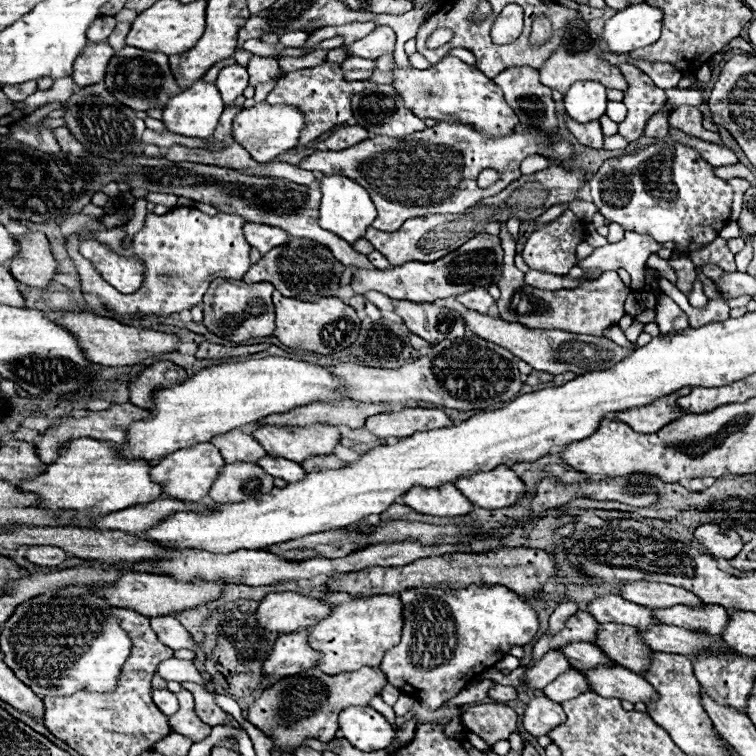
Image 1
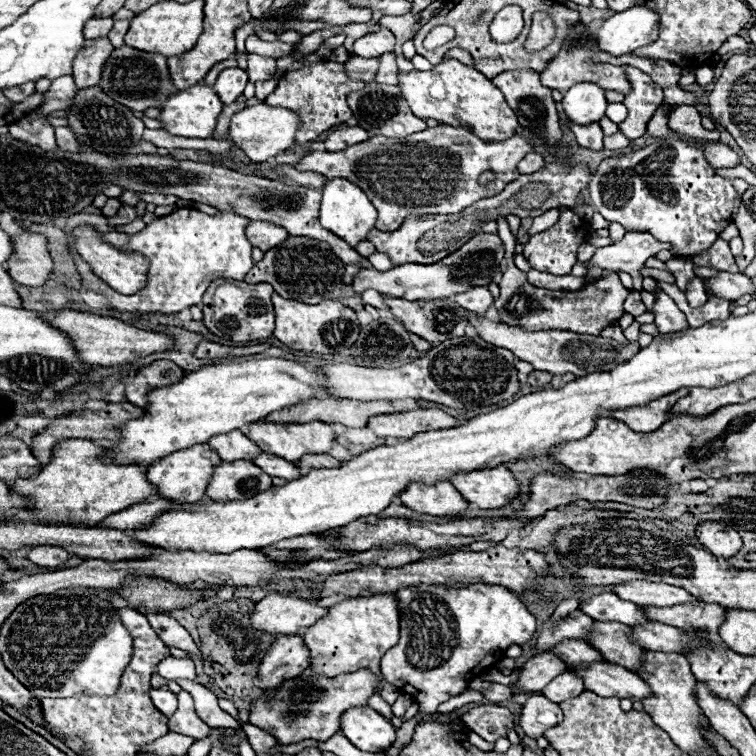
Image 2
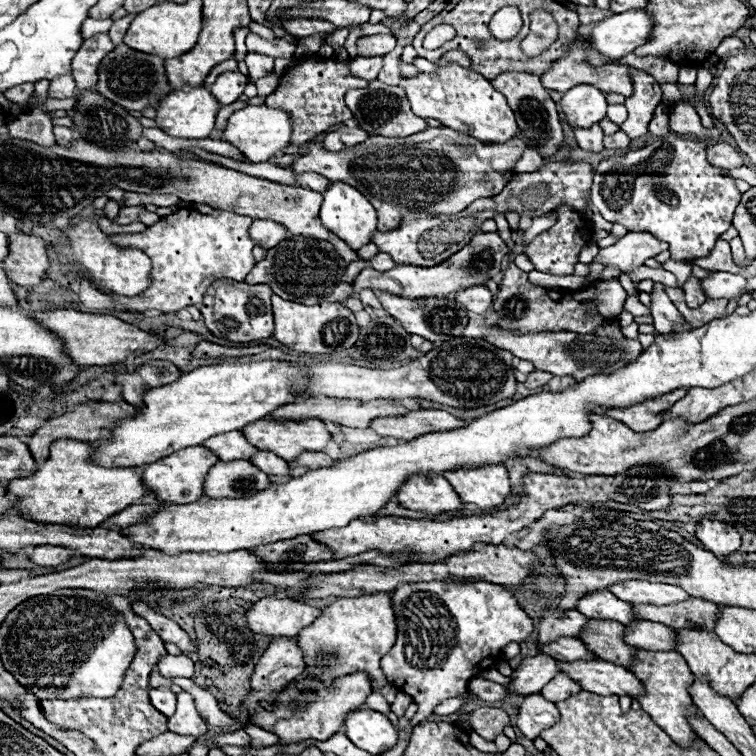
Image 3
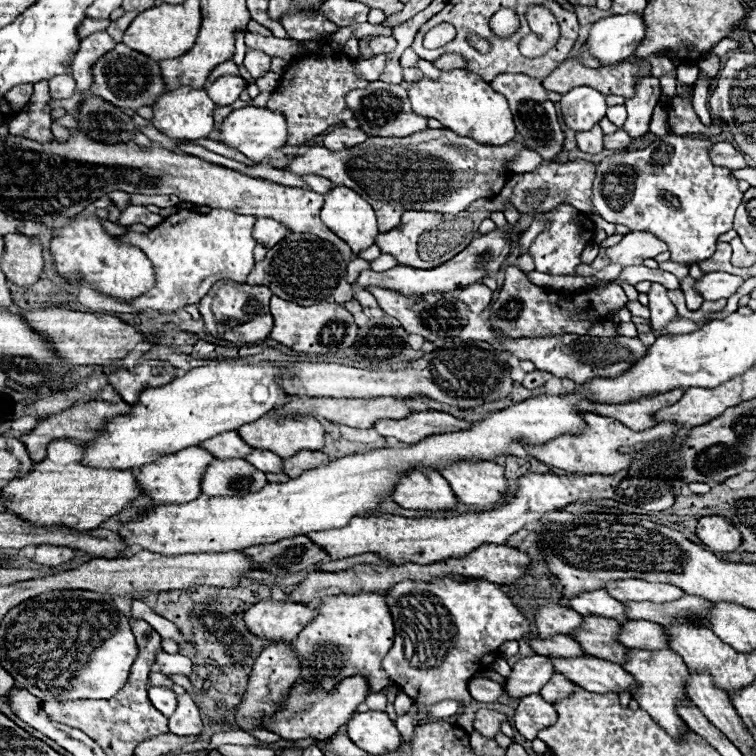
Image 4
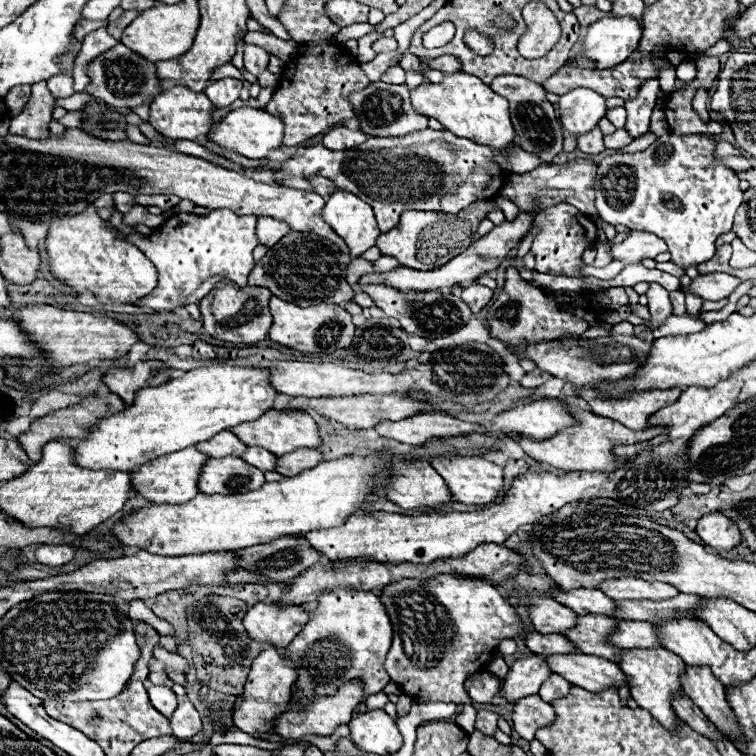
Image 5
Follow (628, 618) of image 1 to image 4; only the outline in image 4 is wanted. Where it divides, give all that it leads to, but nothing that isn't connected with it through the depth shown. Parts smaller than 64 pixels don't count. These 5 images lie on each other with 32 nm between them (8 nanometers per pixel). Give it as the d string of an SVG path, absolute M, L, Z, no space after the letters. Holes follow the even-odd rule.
M604 590L578 594L576 598L572 598L572 608L582 616L602 616L618 622L628 622L626 606L622 602L616 602L616 598L612 598L610 594L604 594Z

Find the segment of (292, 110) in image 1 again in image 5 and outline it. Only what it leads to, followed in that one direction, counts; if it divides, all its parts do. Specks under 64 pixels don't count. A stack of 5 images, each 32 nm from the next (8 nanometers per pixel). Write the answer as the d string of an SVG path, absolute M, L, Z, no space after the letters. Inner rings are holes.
M246 106L232 110L220 124L212 124L212 130L208 134L208 140L252 160L262 160L272 150L280 148L282 138L284 138L284 122L278 116L268 114L262 108L246 108Z

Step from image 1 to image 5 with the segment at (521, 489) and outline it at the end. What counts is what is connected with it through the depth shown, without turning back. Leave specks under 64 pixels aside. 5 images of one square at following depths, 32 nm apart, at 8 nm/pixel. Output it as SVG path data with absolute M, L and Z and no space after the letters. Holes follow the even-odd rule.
M440 458L432 466L448 482L456 502L488 506L504 492L502 468L486 458Z

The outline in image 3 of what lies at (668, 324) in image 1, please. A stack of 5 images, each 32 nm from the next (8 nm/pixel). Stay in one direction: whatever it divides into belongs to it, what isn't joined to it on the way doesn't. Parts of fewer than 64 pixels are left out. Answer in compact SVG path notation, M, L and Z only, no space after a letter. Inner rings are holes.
M654 284L652 294L652 306L650 312L654 316L654 328L658 330L658 334L664 332L672 332L674 326L684 324L684 316L678 312L678 308L672 304L672 300L666 296L664 286L662 284Z

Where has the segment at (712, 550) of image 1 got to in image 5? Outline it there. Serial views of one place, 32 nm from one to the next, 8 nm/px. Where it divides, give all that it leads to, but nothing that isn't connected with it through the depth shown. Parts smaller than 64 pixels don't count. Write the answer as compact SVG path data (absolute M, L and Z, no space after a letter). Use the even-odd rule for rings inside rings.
M704 514L698 520L696 532L706 546L716 550L732 550L742 540L738 526L724 514Z

